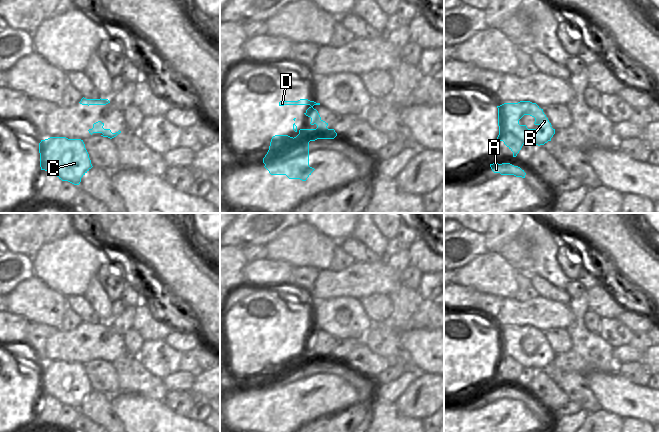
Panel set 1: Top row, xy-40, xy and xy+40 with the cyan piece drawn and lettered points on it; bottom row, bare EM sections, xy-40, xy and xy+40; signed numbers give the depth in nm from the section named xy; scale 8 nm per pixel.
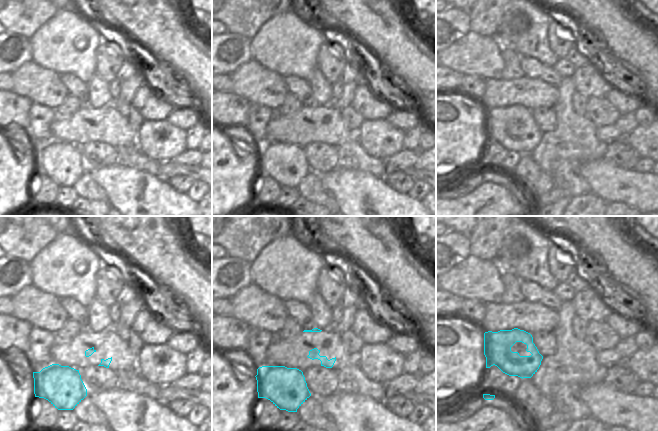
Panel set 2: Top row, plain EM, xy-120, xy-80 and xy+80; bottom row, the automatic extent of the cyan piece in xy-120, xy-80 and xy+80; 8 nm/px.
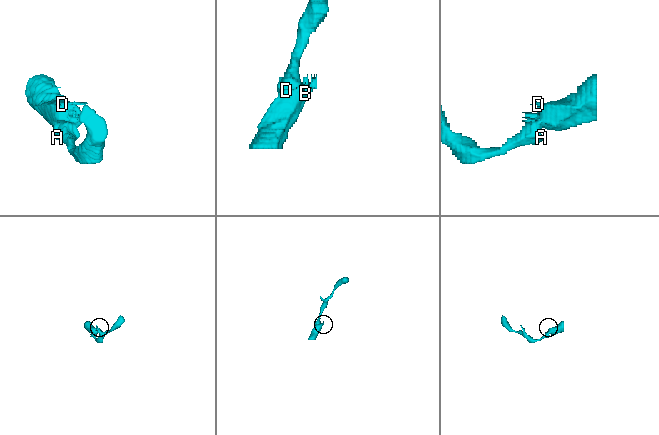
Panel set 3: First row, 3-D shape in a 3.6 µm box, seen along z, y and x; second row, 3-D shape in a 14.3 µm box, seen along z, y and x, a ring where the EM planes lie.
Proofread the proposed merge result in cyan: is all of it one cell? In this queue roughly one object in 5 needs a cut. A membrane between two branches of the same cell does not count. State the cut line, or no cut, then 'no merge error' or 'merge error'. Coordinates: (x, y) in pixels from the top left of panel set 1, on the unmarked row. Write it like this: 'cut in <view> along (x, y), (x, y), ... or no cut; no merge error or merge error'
no cut; no merge error

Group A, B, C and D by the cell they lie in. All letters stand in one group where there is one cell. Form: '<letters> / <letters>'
A B C D

